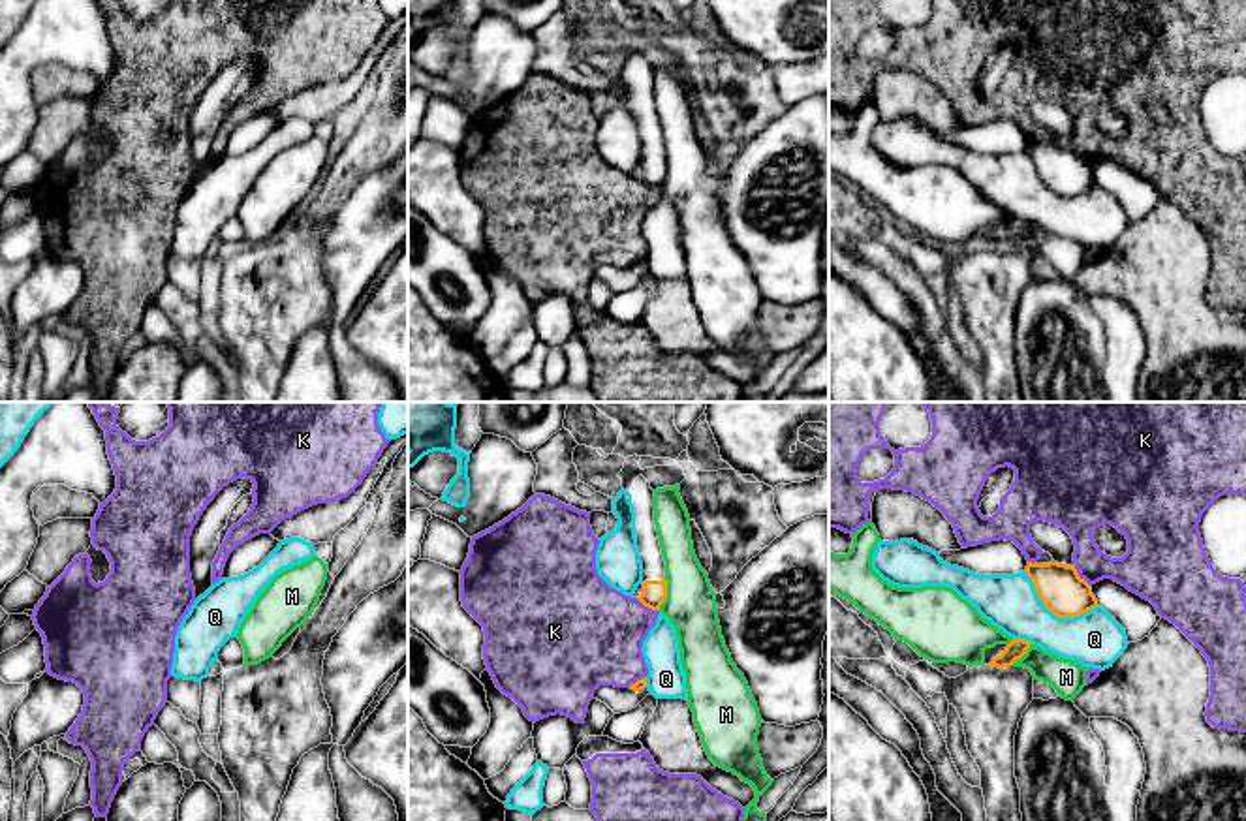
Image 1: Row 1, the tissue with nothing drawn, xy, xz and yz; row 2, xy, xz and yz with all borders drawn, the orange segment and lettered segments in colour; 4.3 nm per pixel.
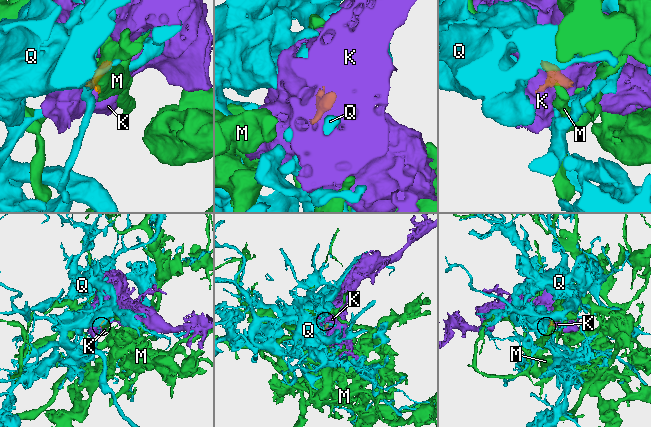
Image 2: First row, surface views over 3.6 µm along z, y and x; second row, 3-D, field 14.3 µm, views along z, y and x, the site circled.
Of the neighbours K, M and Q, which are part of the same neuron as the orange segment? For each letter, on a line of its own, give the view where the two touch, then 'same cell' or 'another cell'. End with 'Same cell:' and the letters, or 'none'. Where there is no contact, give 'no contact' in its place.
K: meets orange in yz; another cell
M: meets orange in xz; another cell
Q: meets orange in yz; another cell
Same cell: none

